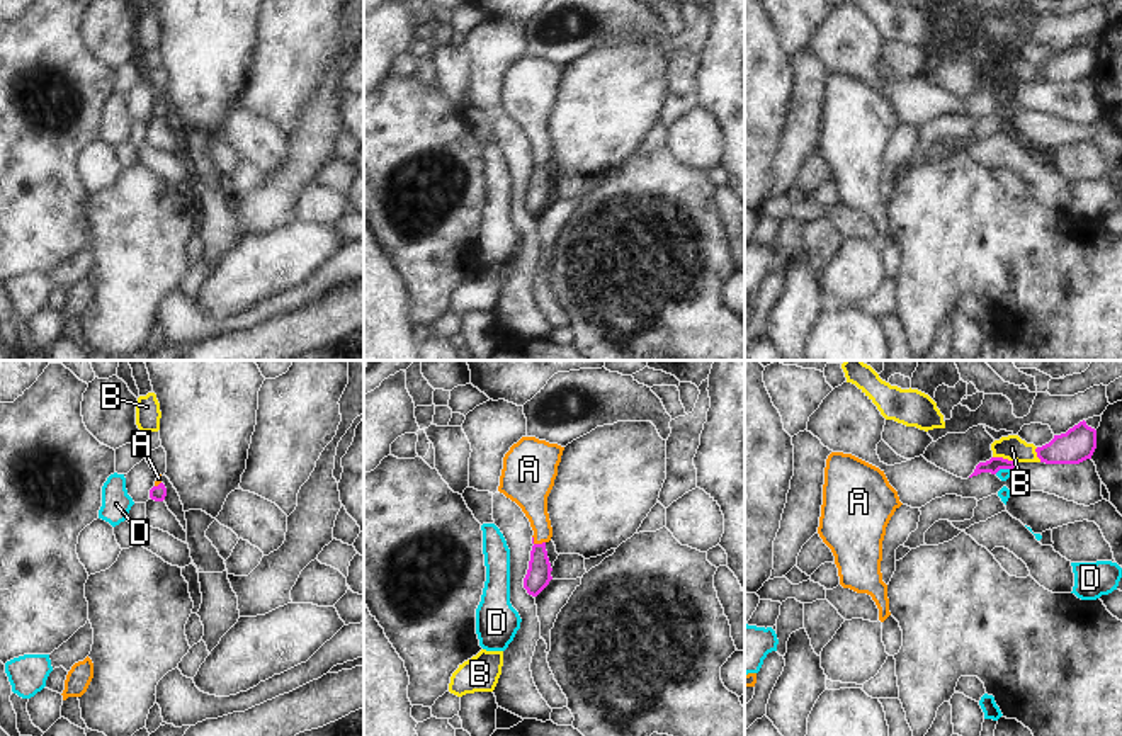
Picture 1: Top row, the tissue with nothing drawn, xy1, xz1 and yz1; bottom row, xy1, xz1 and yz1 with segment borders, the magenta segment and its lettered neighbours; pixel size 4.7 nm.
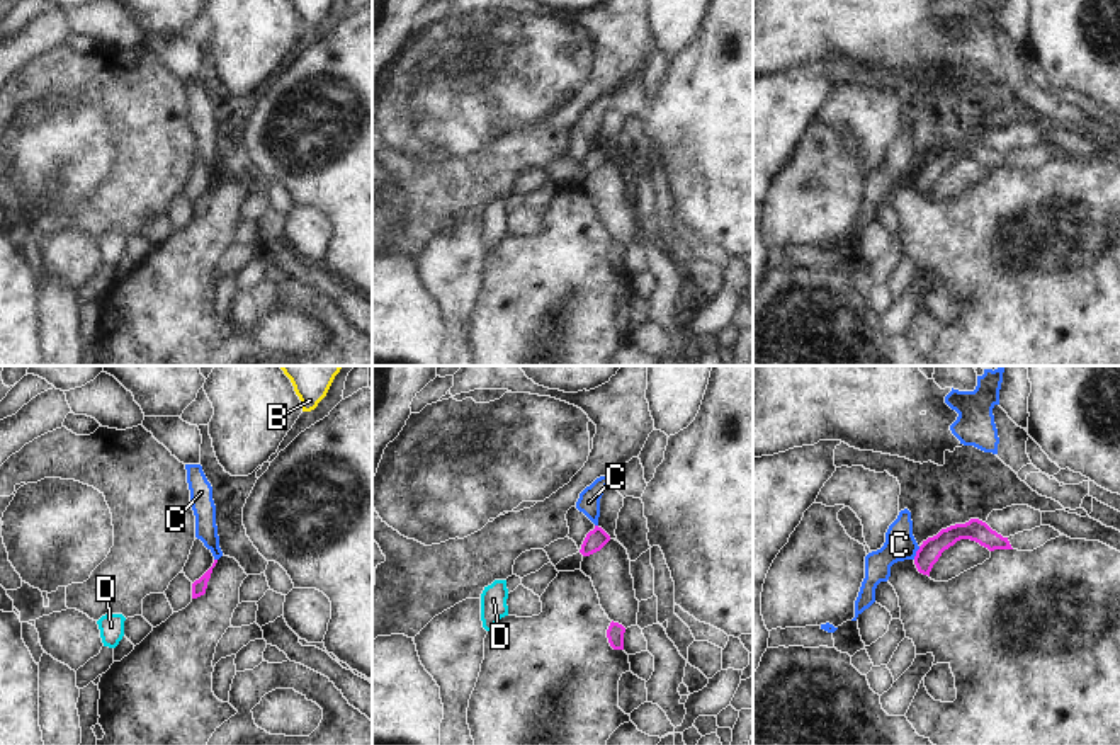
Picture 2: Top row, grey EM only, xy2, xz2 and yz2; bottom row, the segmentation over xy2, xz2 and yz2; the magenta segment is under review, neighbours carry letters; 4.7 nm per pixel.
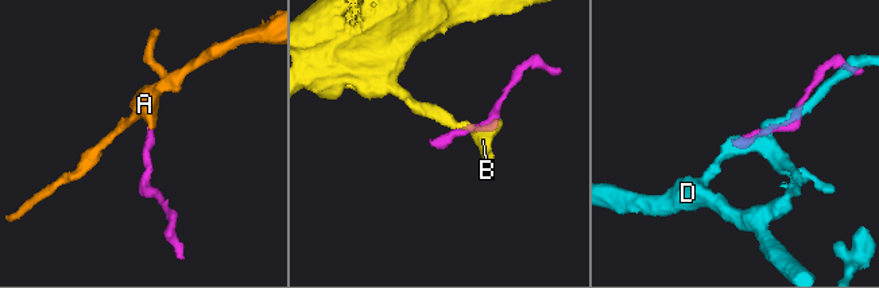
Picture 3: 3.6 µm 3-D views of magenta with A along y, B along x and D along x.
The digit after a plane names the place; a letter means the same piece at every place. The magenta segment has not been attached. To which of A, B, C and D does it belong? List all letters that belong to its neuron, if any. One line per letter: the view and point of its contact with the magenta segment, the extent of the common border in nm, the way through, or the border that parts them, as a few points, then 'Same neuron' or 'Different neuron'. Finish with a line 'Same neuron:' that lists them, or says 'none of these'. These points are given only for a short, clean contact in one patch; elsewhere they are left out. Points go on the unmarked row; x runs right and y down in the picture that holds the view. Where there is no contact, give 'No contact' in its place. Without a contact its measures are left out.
A: Touches magenta at xz1 (538, 164). Shared border 70 nm. Path across: xz1 (538, 196), (538, 164), (539, 136), (531, 113). Same neuron
B: Touches magenta at yz1 (1005, 79). Shared border 120 nm. Boundary: yz1 (993, 75), (1017, 80). Different neuron
C: Touches magenta at yz2 (916, 172). Shared border 70 nm. Boundary: yz2 (920, 165), (913, 177). Different neuron
D: Touches magenta at yz1 (1003, 87). Shared border 90 nm. Boundary: yz1 (1012, 87), (1002, 87), (995, 92). Different neuron
Same neuron: A.

